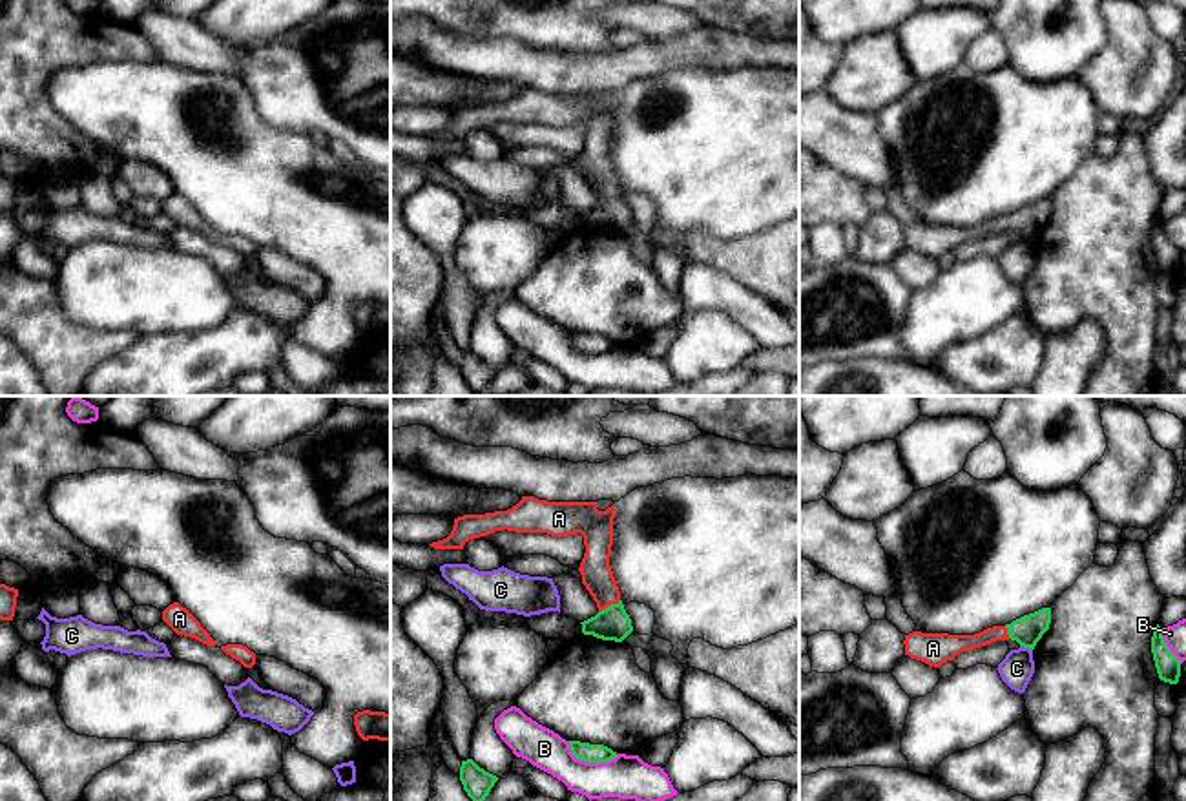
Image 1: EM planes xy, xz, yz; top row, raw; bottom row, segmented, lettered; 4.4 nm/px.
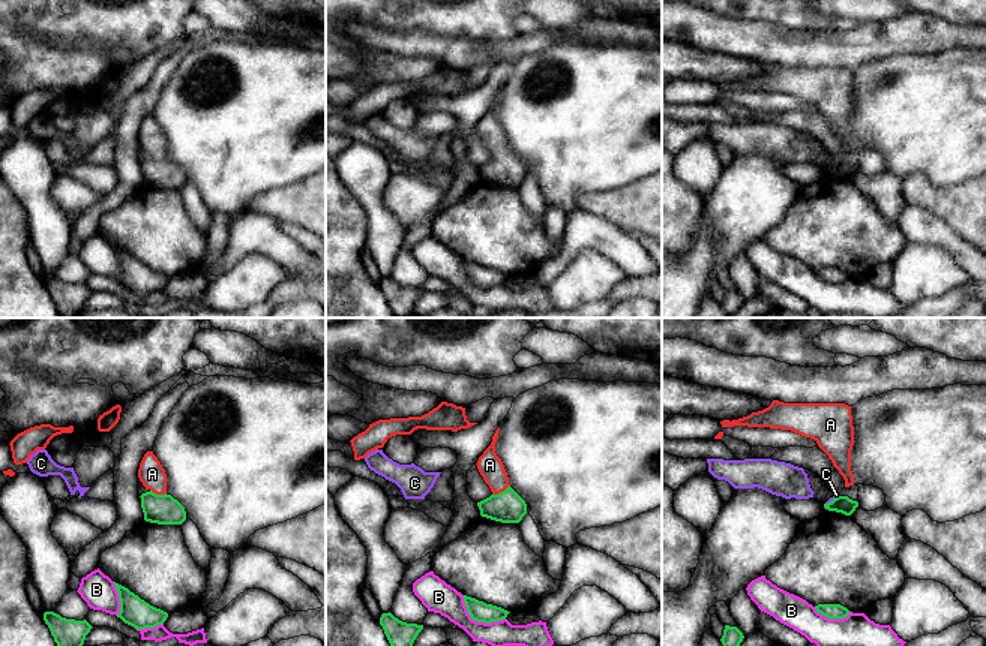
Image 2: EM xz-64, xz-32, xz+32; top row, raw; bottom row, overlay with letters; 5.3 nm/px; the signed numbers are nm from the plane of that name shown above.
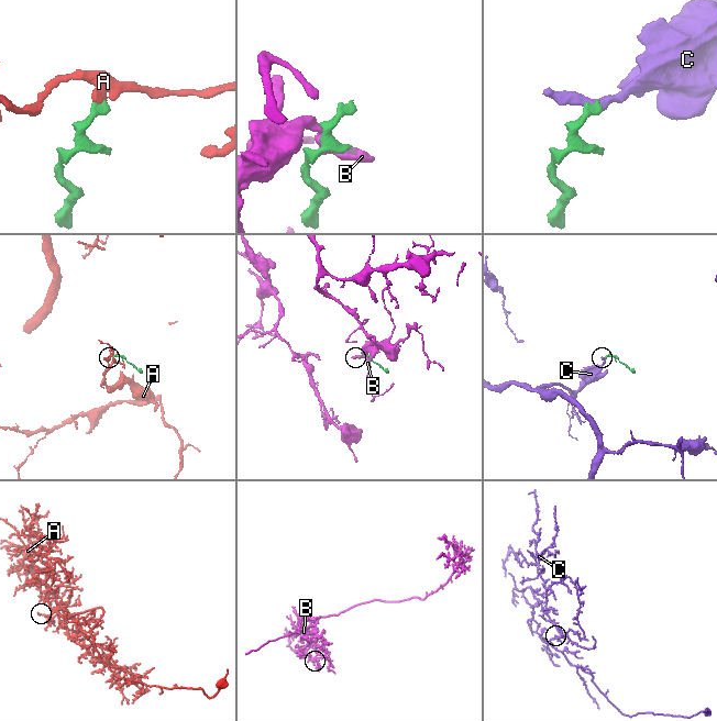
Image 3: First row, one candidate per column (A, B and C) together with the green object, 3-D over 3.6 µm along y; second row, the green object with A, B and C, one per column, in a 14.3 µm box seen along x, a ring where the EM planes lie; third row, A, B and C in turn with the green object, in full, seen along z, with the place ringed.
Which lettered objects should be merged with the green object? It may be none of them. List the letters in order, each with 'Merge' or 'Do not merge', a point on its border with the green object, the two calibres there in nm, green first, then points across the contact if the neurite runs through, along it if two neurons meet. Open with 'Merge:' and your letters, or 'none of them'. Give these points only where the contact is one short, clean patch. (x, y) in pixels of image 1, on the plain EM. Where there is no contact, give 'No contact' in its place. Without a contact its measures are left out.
Merge: A
A: Merge. Touches green at xz (608, 197). Thickness 150 nm (green) against 140 nm. Path across: xz (613, 214), (608, 197), (608, 188), (597, 168)
B: Do not merge. Touches green at xz (590, 353). Thickness 80 nm (green) against 190 nm
C: Do not merge. Touches green at yz (1026, 238). Thickness 140 nm (green) against 150 nm. Boundary: yz (1020, 236), (1031, 241)

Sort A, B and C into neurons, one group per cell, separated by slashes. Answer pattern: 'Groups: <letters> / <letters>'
Groups: A / B / C

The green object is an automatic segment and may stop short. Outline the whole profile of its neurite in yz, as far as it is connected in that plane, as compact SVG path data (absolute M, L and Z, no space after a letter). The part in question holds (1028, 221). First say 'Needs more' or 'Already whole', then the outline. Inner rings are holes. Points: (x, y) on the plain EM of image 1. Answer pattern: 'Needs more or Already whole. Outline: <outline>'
Needs more. Outline: M1042 199L1024 206L1011 215L993 217L974 226L921 224L905 226L905 246L940 259L947 252L967 241L987 237L996 232L1016 232L1020 237L1035 241L1036 234L1049 221L1051 199Z

